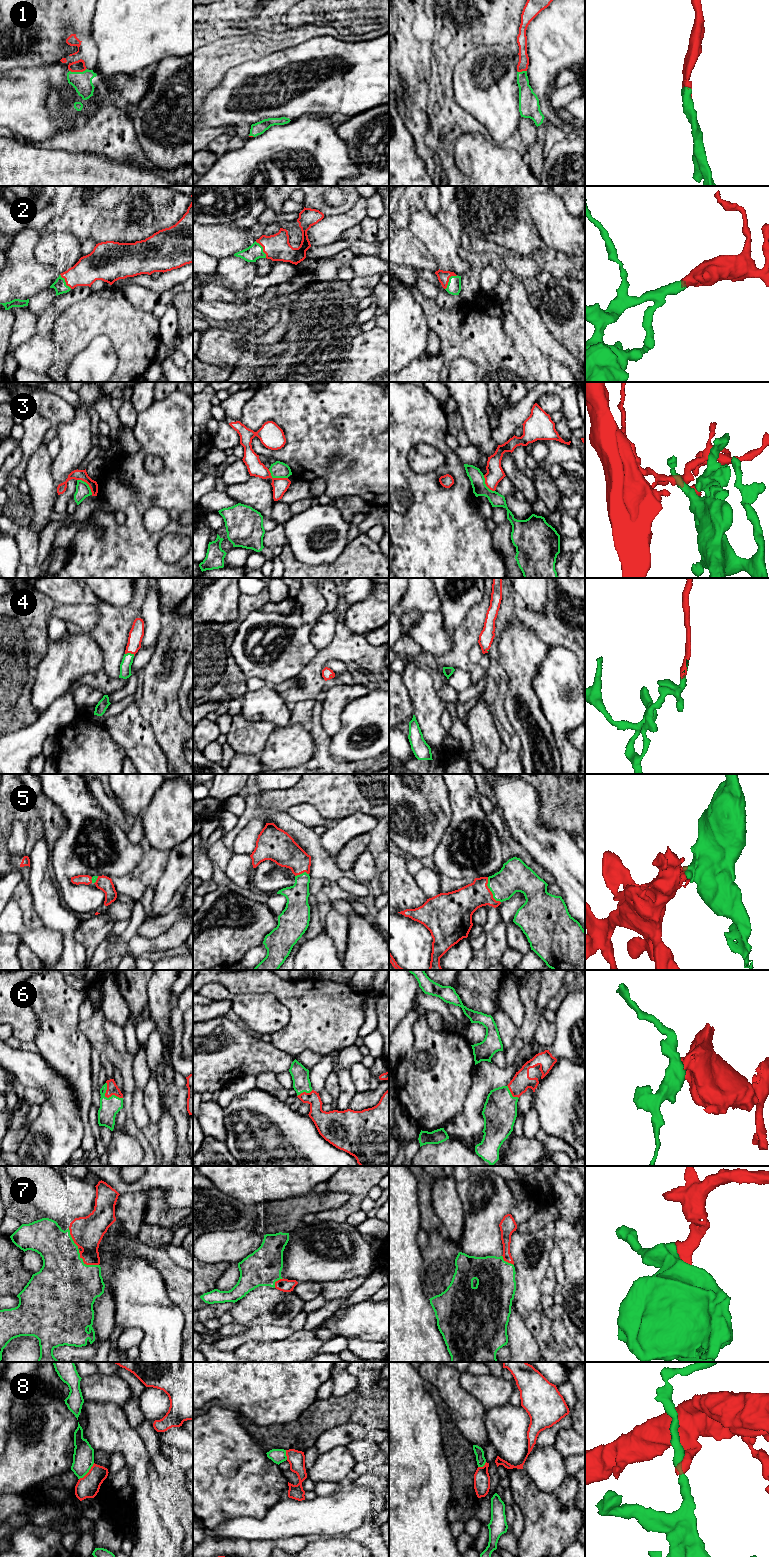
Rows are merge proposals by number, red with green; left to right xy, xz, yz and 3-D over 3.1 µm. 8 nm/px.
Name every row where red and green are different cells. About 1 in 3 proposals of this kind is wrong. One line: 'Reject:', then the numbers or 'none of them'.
Reject: 3, 8

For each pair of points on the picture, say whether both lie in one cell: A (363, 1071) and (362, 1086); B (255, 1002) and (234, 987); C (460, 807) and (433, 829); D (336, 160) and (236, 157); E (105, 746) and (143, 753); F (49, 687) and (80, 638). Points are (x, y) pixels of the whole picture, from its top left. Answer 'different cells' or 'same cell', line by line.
A: same cell
B: different cells
C: different cells
D: same cell
E: different cells
F: same cell

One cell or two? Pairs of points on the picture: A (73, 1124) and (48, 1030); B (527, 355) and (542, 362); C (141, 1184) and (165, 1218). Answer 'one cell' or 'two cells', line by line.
A: two cells
B: one cell
C: two cells

